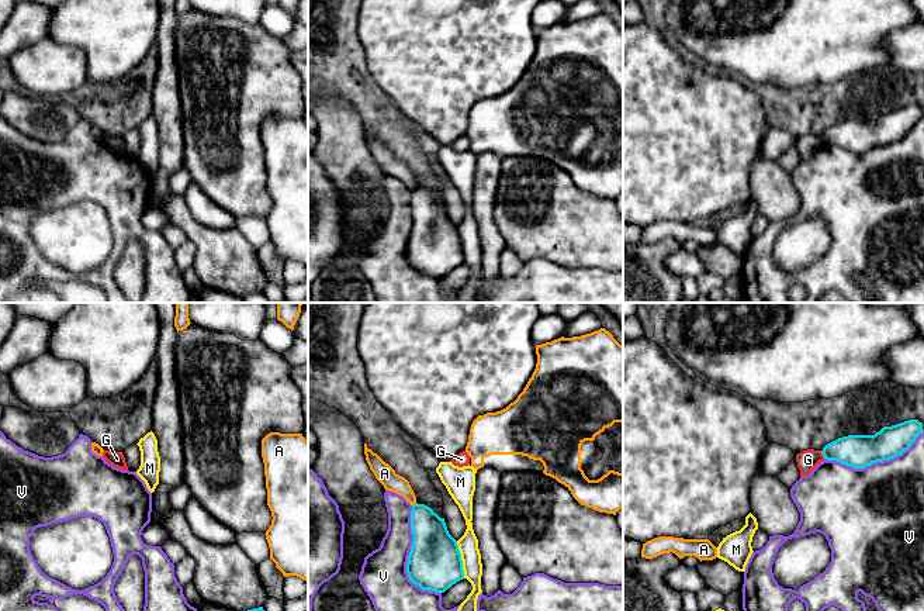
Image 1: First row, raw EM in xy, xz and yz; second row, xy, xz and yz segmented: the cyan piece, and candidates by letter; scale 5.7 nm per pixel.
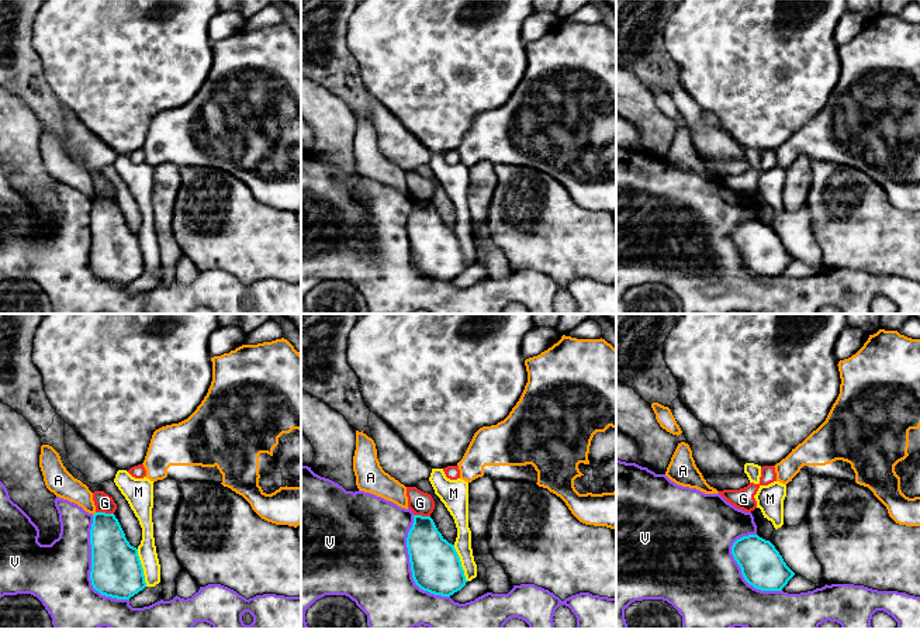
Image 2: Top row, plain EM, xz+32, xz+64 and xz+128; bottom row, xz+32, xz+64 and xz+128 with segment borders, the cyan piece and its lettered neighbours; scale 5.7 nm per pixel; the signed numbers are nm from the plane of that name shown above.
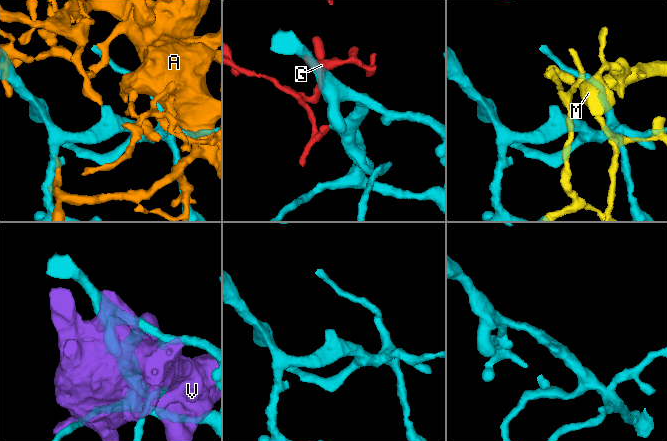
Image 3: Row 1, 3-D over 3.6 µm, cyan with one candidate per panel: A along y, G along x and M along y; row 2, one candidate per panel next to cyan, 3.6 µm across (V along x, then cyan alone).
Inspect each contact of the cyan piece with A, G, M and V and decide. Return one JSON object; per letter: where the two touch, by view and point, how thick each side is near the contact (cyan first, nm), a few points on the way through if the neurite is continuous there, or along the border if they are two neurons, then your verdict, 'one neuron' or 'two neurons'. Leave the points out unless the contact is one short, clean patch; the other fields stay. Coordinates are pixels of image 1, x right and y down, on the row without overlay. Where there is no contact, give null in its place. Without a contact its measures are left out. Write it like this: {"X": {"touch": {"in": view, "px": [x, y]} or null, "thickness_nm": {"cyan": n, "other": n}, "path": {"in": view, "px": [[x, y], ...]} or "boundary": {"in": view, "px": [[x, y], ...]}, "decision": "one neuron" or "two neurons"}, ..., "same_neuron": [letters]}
{"A": {"touch": {"in": "xz", "px": [414, 189]}, "thickness_nm": {"cyan": 220, "other": 110}, "decision": "two neurons"}, "G": {"touch": {"in": "yz", "px": [823, 140]}, "thickness_nm": {"cyan": 190, "other": 110}, "boundary": {"in": "yz", "px": [[820, 135], [824, 142]]}, "decision": "two neurons"}, "M": {"touch": {"in": "xz", "px": [460, 244]}, "thickness_nm": {"cyan": 300, "other": 110}, "decision": "two neurons"}, "V": {"touch": {"in": "xz", "px": [408, 242]}, "thickness_nm": {"cyan": 300, "other": 280}, "decision": "two neurons"}, "same_neuron": []}

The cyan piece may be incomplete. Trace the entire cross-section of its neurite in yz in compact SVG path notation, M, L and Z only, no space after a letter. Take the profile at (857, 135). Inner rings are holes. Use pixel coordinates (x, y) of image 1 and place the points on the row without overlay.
M909 104L883 111L875 120L848 120L827 128L821 138L827 145L837 145L854 153L864 153L901 139L923 118L923 107Z

